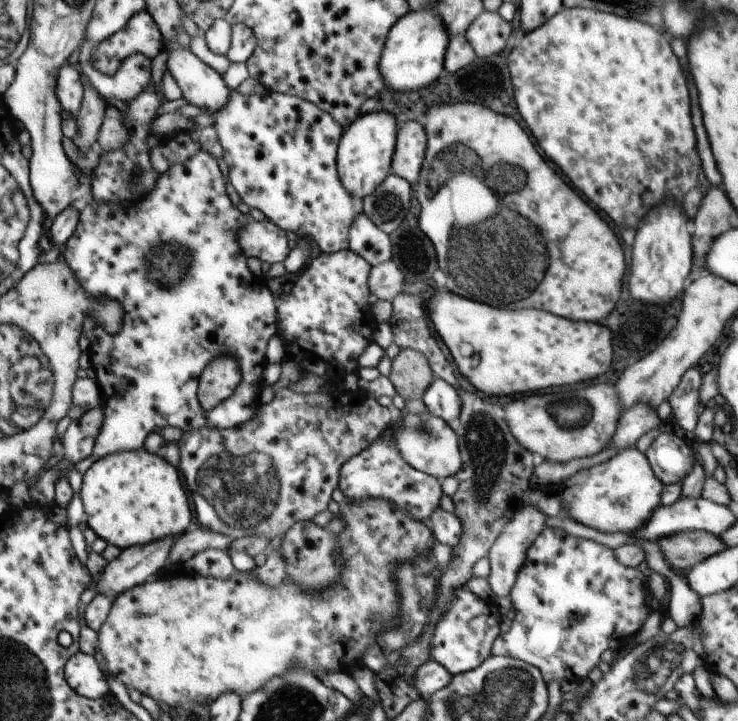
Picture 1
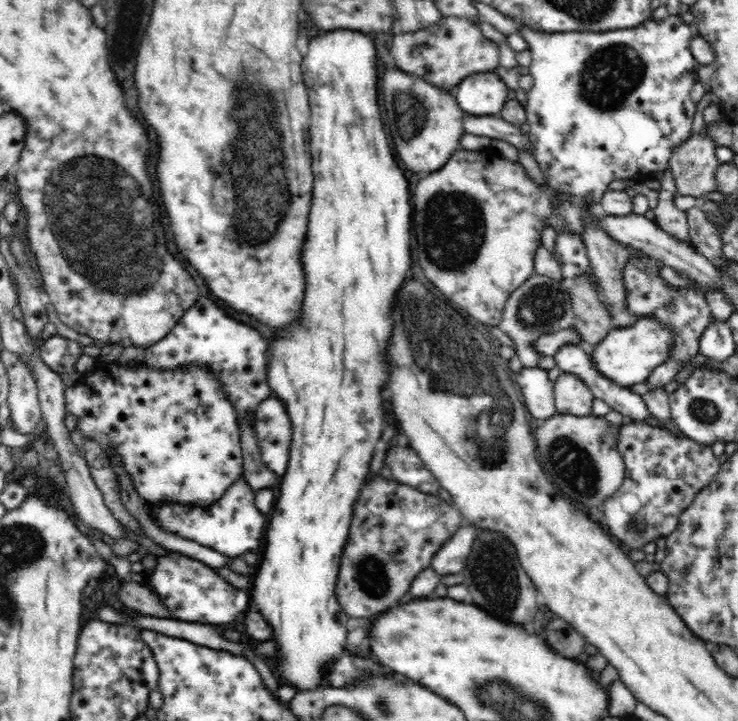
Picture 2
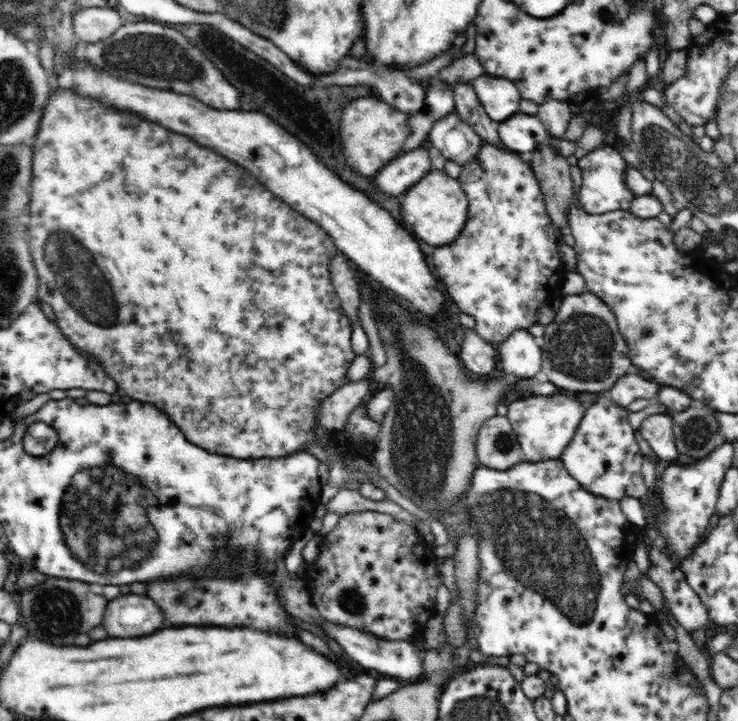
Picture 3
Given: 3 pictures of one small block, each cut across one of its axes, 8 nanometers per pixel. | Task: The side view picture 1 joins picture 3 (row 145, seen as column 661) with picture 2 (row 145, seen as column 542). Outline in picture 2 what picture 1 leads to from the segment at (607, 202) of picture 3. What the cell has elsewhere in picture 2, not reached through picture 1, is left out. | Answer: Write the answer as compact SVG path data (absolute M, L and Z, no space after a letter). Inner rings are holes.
M679 14L656 21L646 19L643 23L637 24L634 28L616 29L606 32L559 32L550 33L538 31L520 24L520 35L528 43L531 52L531 65L529 66L530 76L533 76L534 84L526 91L526 120L530 125L529 131L529 152L536 159L540 170L544 174L546 183L555 191L562 194L572 195L578 199L592 200L592 203L601 203L602 196L608 191L608 186L615 180L629 181L632 183L637 179L659 175L668 169L668 162L672 156L672 148L680 142L686 142L692 132L692 121L696 114L696 103L690 99L690 90L697 82L698 62L690 52L689 44L692 38L699 36L697 24L686 25Z

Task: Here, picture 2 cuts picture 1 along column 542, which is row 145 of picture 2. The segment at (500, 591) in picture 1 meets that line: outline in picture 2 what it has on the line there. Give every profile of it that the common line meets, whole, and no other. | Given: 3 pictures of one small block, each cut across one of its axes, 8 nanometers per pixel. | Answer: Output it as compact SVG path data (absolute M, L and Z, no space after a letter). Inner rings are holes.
M465 116L463 127L468 134L505 140L506 144L514 145L517 150L526 149L529 152L529 135L522 133L520 127L506 122L501 116Z

